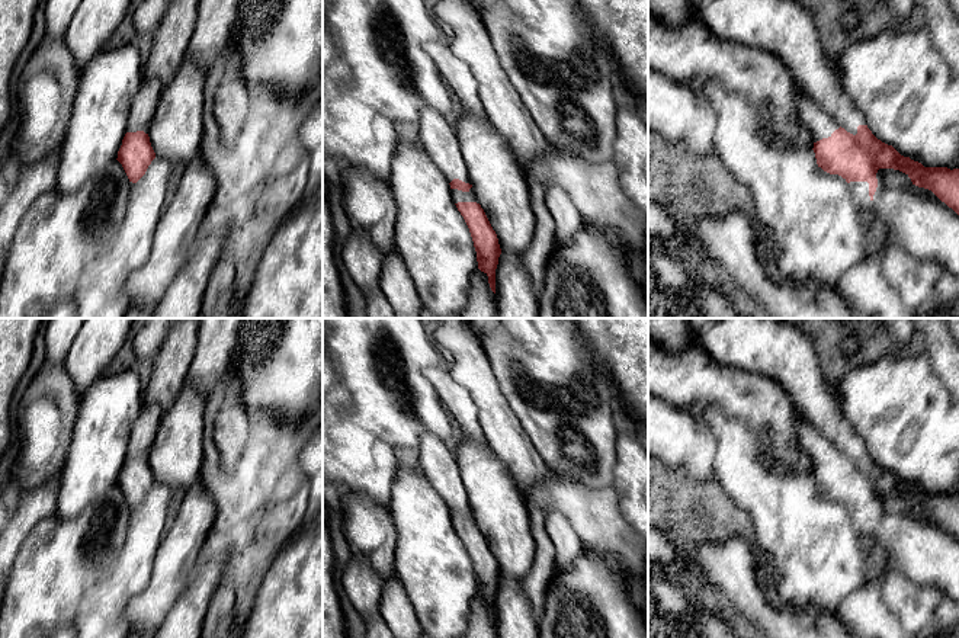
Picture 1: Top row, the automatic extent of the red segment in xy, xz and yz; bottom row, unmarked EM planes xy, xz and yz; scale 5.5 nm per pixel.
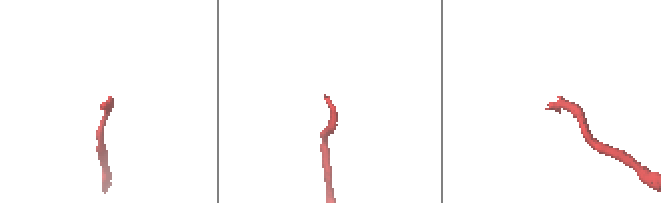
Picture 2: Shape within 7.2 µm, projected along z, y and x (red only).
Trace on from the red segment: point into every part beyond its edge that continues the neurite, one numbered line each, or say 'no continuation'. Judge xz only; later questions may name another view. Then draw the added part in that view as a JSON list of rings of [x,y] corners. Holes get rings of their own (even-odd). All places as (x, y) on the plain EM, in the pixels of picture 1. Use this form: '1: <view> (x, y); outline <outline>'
1: xz (456, 521); outline [[[472,513],[468,517],[452,514],[452,525],[455,529],[458,529],[458,528],[477,528],[477,529],[480,529]]]

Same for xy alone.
1: xy (144, 430); outline [[[144,403],[131,430],[126,458],[150,458],[150,451],[155,440],[163,413],[164,410],[161,407]]]

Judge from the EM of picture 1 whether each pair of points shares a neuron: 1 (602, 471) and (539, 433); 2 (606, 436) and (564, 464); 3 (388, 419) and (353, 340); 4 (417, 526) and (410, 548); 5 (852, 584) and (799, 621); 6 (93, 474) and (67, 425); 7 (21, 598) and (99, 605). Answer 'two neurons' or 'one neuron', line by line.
1: one neuron
2: one neuron
3: one neuron
4: one neuron
5: two neurons
6: two neurons
7: two neurons

